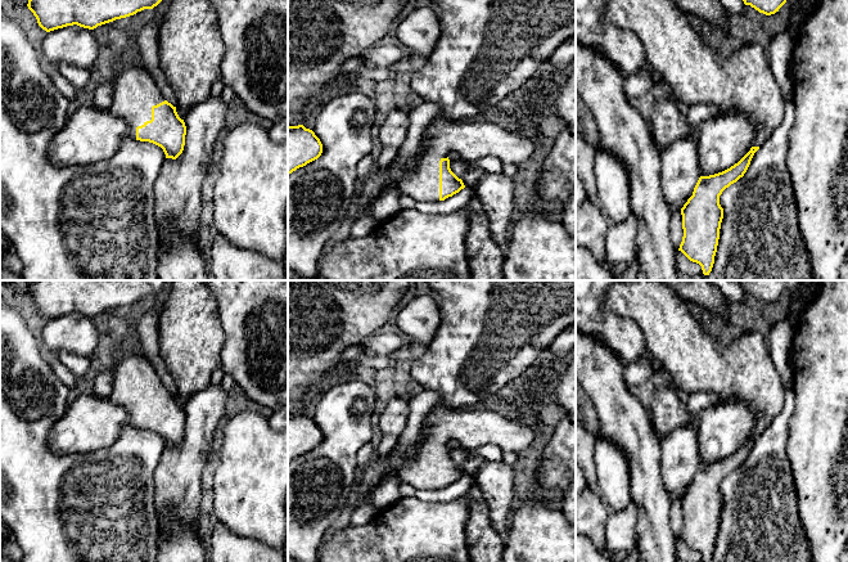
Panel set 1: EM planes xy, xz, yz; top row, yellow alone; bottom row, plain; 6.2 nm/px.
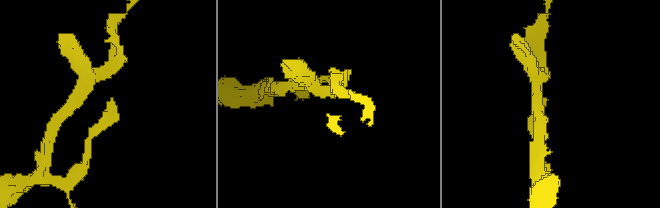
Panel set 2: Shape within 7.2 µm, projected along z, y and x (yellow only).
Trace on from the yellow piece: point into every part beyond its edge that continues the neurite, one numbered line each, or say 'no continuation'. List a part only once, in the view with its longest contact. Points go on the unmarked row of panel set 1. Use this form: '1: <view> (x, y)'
1: xy (135, 380)

